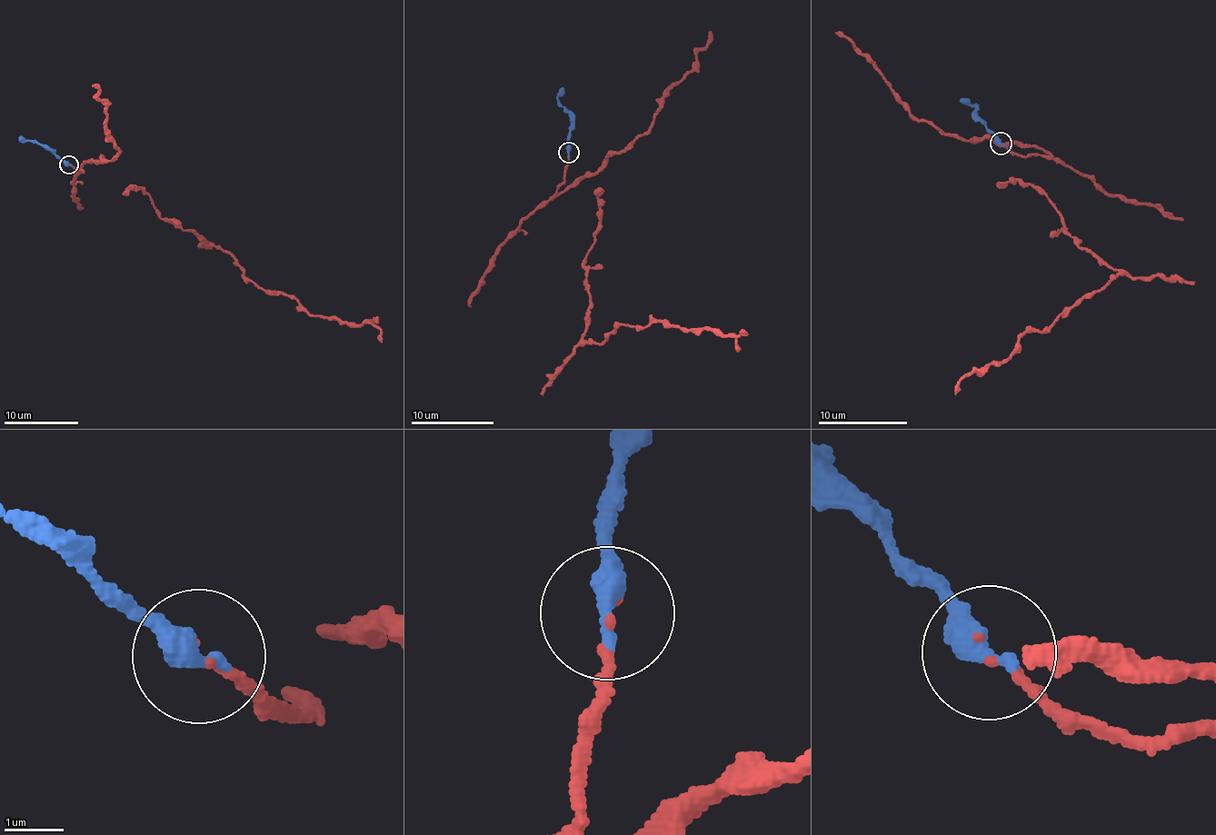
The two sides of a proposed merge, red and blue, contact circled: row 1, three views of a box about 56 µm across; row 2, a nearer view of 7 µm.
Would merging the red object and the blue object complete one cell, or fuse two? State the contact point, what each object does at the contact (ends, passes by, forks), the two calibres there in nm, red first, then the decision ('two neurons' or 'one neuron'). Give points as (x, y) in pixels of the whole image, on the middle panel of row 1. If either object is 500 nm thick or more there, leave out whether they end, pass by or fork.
place (568, 152); red ends; blue ends; calibres 110 and 440 nm; one neuron

